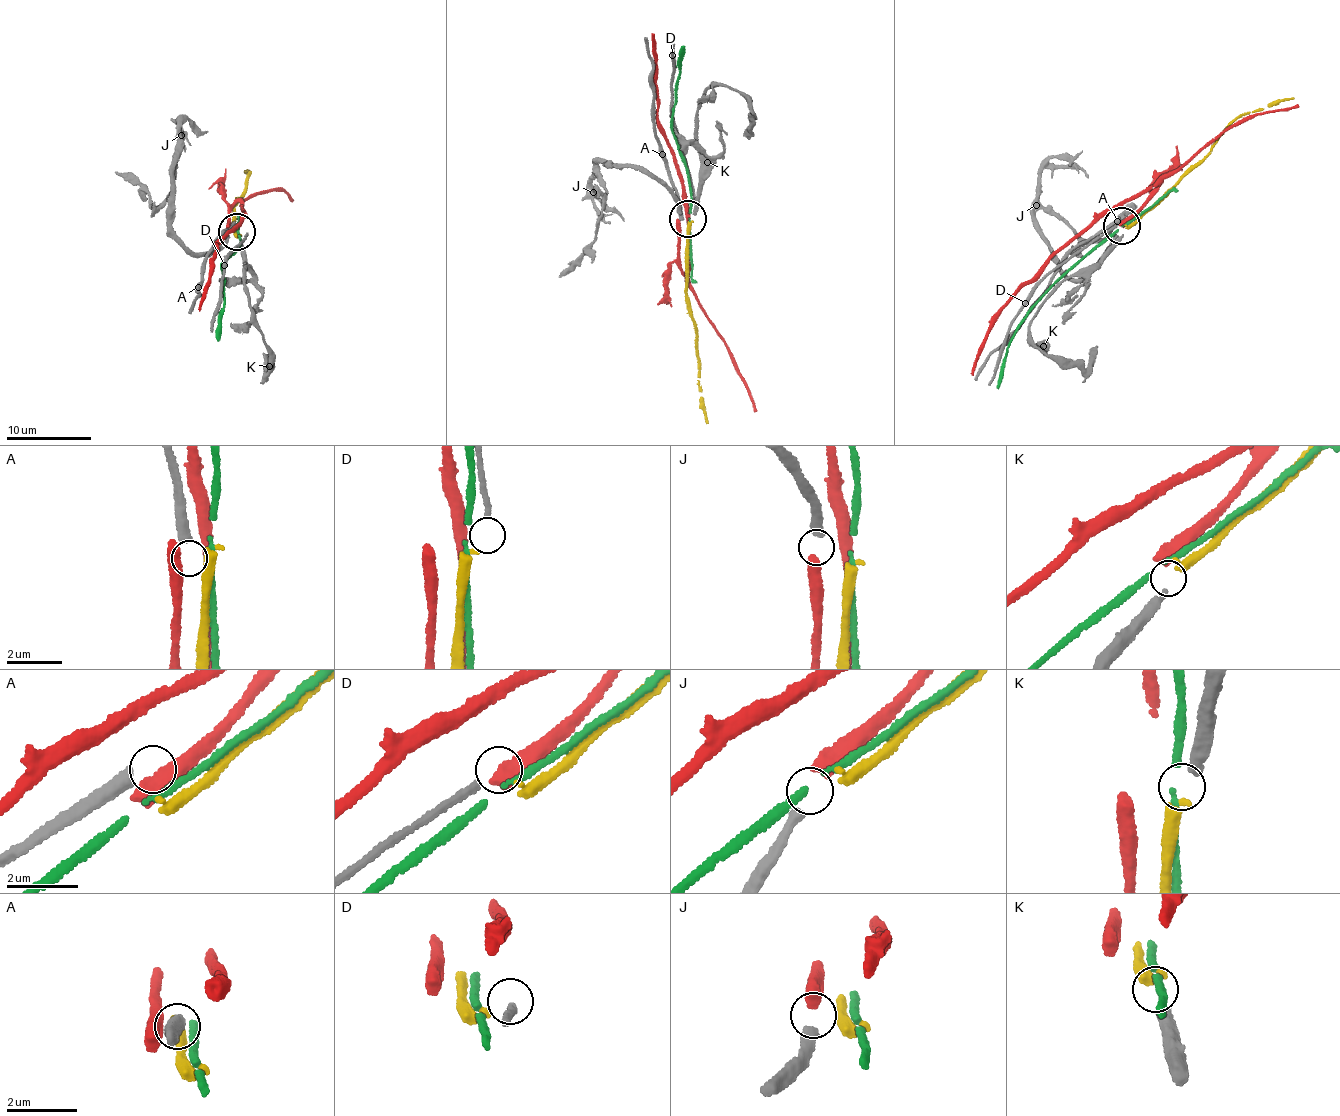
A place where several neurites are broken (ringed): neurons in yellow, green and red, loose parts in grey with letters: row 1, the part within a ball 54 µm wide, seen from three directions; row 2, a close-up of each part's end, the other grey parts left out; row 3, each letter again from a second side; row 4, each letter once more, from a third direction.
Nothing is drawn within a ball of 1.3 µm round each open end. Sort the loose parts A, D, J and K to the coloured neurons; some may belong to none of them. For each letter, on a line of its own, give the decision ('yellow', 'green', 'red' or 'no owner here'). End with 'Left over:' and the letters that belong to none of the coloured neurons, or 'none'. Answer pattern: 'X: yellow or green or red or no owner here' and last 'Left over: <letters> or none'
A: no owner here
D: no owner here
J: red
K: yellow
Left over: A, D

